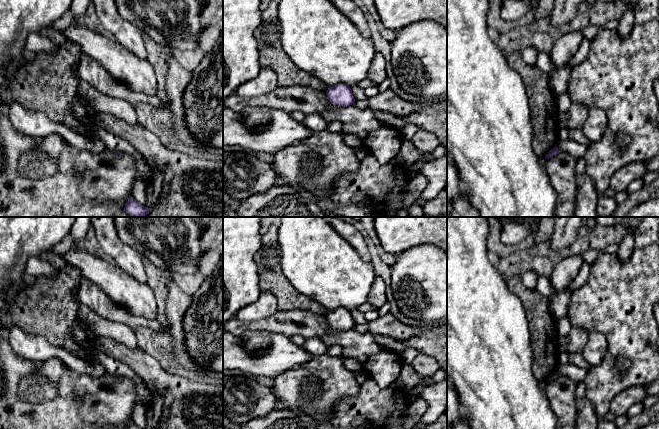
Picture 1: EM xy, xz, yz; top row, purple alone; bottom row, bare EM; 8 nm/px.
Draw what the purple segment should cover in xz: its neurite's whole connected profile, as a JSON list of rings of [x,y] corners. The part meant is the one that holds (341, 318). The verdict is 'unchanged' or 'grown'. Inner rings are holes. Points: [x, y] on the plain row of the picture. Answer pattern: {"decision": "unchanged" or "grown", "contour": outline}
{"decision": "unchanged", "contour": [[[338,308],[333,311],[329,311],[326,315],[328,324],[338,330],[350,330],[354,328],[355,323],[350,310],[346,308]]]}

